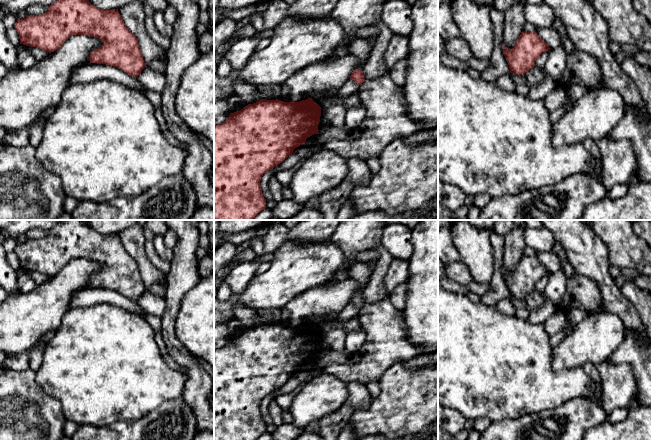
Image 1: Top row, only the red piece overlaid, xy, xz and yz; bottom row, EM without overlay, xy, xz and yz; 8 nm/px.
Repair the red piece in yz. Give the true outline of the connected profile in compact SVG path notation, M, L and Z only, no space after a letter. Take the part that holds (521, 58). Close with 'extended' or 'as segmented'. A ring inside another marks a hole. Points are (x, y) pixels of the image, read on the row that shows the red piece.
M522 32L512 49L508 49L504 43L502 46L510 72L523 76L535 66L536 59L542 53L550 50L536 32Z | as segmented

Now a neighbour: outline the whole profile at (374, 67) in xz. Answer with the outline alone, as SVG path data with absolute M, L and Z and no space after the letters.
M385 24L380 28L376 44L370 53L369 59L362 67L365 80L388 74L390 69L384 63L384 53L393 35L393 32Z

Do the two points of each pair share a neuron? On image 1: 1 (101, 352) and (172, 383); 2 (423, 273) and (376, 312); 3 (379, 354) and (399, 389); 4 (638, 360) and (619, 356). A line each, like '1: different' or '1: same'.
1: same
2: different
3: different
4: same

